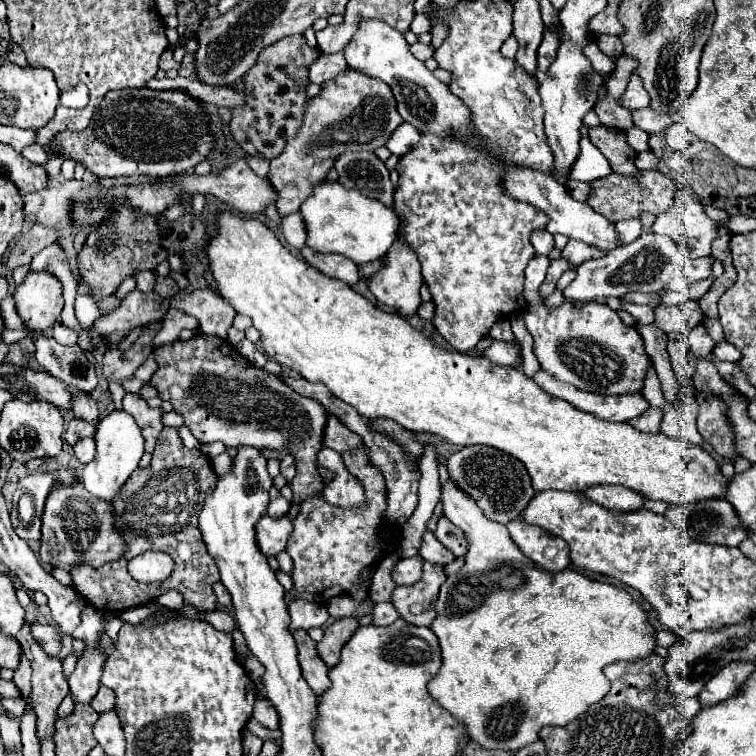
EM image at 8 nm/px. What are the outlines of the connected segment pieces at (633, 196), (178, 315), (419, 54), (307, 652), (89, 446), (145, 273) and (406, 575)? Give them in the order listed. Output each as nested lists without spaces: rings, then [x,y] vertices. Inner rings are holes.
[[[642,172],[640,180],[624,178],[618,174],[610,174],[606,178],[594,180],[594,194],[590,194],[590,206],[608,218],[610,222],[620,222],[626,218],[640,218],[642,212],[652,212],[652,214],[662,214],[674,204],[674,194],[678,192],[678,182],[664,176],[662,172]]]
[[[170,308],[162,320],[162,330],[154,336],[152,348],[160,348],[162,344],[170,344],[172,340],[180,338],[182,330],[196,330],[198,328],[198,320],[194,316],[188,316],[182,310]]]
[[[414,44],[414,46],[410,46],[410,50],[412,50],[412,54],[418,58],[418,60],[428,60],[428,58],[432,58],[434,56],[434,46],[432,44]]]
[[[294,630],[294,640],[298,646],[298,662],[302,668],[302,676],[310,684],[314,694],[320,696],[330,686],[328,666],[318,656],[316,642],[306,634],[306,630]]]
[[[92,438],[80,440],[80,442],[74,446],[74,454],[76,454],[76,458],[78,458],[82,464],[88,464],[88,462],[94,458],[94,454],[96,454],[94,440],[92,440]]]
[[[136,270],[132,276],[136,278],[136,288],[141,292],[150,293],[154,290],[156,274],[152,270]]]
[[[412,556],[412,558],[398,560],[394,570],[390,572],[390,576],[398,586],[418,582],[418,578],[422,576],[422,558],[420,556]]]

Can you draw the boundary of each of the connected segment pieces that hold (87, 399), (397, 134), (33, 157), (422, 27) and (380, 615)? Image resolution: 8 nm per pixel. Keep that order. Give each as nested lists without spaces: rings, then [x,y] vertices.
[[[74,394],[72,396],[72,412],[76,418],[82,420],[96,420],[98,418],[98,408],[96,408],[96,400],[92,398],[92,394]]]
[[[404,122],[402,126],[398,126],[398,130],[394,130],[392,138],[386,142],[386,148],[394,156],[402,158],[408,150],[412,150],[418,144],[418,140],[420,140],[418,130],[414,130],[414,126],[410,126],[408,122]]]
[[[38,144],[26,146],[26,148],[22,150],[22,154],[24,154],[30,162],[36,162],[36,164],[44,164],[44,162],[46,162],[46,152],[44,152],[44,148],[38,146]]]
[[[416,14],[416,18],[414,18],[414,22],[412,22],[412,26],[410,26],[410,30],[416,34],[416,36],[420,36],[420,34],[424,34],[424,32],[430,32],[432,30],[432,24],[426,20],[426,16],[424,14]]]
[[[376,604],[372,616],[374,616],[374,622],[372,622],[374,626],[390,626],[400,618],[400,614],[392,604]]]

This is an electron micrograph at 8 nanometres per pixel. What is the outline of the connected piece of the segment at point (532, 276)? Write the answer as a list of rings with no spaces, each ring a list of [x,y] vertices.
[[[534,256],[530,260],[530,264],[526,266],[526,298],[530,304],[542,302],[542,298],[538,294],[538,286],[542,284],[542,280],[546,276],[548,264],[550,264],[548,256]]]

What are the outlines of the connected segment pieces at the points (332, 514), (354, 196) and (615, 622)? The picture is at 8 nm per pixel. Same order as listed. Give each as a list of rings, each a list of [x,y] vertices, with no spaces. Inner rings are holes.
[[[358,450],[358,452],[344,452],[342,454],[346,468],[360,478],[360,482],[364,482],[364,490],[366,490],[366,510],[342,510],[342,508],[334,508],[330,504],[326,504],[322,498],[310,498],[306,502],[302,502],[300,506],[300,514],[294,520],[294,530],[288,538],[288,546],[286,552],[290,552],[292,560],[294,560],[294,590],[290,592],[290,598],[302,598],[308,602],[316,602],[316,604],[326,604],[328,600],[332,600],[334,596],[346,594],[350,588],[354,588],[358,584],[358,574],[372,564],[378,564],[380,558],[384,556],[384,550],[388,548],[388,530],[382,528],[384,526],[384,508],[386,508],[386,482],[384,476],[378,472],[376,466],[370,464],[368,460],[368,450]]]
[[[322,180],[300,206],[306,224],[306,244],[316,252],[334,252],[350,258],[354,264],[364,264],[386,256],[398,238],[400,218],[382,202],[368,198],[356,190],[346,190],[338,180]]]
[[[448,478],[444,484],[442,484],[442,494],[440,494],[440,502],[442,502],[442,510],[444,510],[444,516],[460,526],[464,532],[466,532],[466,538],[468,538],[468,552],[464,556],[466,564],[454,574],[454,576],[448,576],[446,582],[442,584],[440,588],[440,594],[438,594],[438,600],[436,600],[436,618],[432,620],[430,624],[430,630],[436,634],[438,642],[440,642],[440,650],[442,650],[442,668],[438,670],[438,674],[428,682],[428,692],[430,696],[444,708],[448,710],[464,728],[466,728],[466,736],[470,740],[474,740],[480,748],[484,750],[504,750],[504,752],[510,752],[510,754],[516,754],[518,750],[522,750],[524,746],[536,742],[540,736],[538,732],[544,728],[544,726],[566,726],[568,722],[572,722],[574,718],[578,718],[582,712],[588,710],[590,704],[602,700],[606,696],[606,692],[610,690],[610,680],[606,678],[604,674],[604,666],[612,664],[612,662],[618,662],[618,660],[638,660],[646,654],[652,654],[656,642],[654,642],[654,628],[648,624],[646,620],[646,612],[640,608],[638,602],[634,602],[634,598],[612,586],[612,584],[606,584],[606,582],[596,582],[596,580],[590,580],[586,576],[582,576],[580,572],[576,570],[562,570],[562,572],[546,572],[542,568],[538,568],[534,562],[530,562],[520,550],[518,546],[512,542],[508,530],[504,524],[498,524],[498,522],[490,522],[482,510],[478,510],[474,498],[464,492],[452,478]]]

